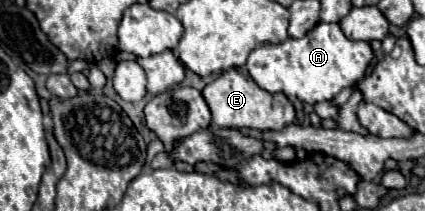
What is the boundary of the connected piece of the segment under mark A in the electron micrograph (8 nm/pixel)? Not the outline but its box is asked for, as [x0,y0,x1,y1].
[245,23,373,103]

